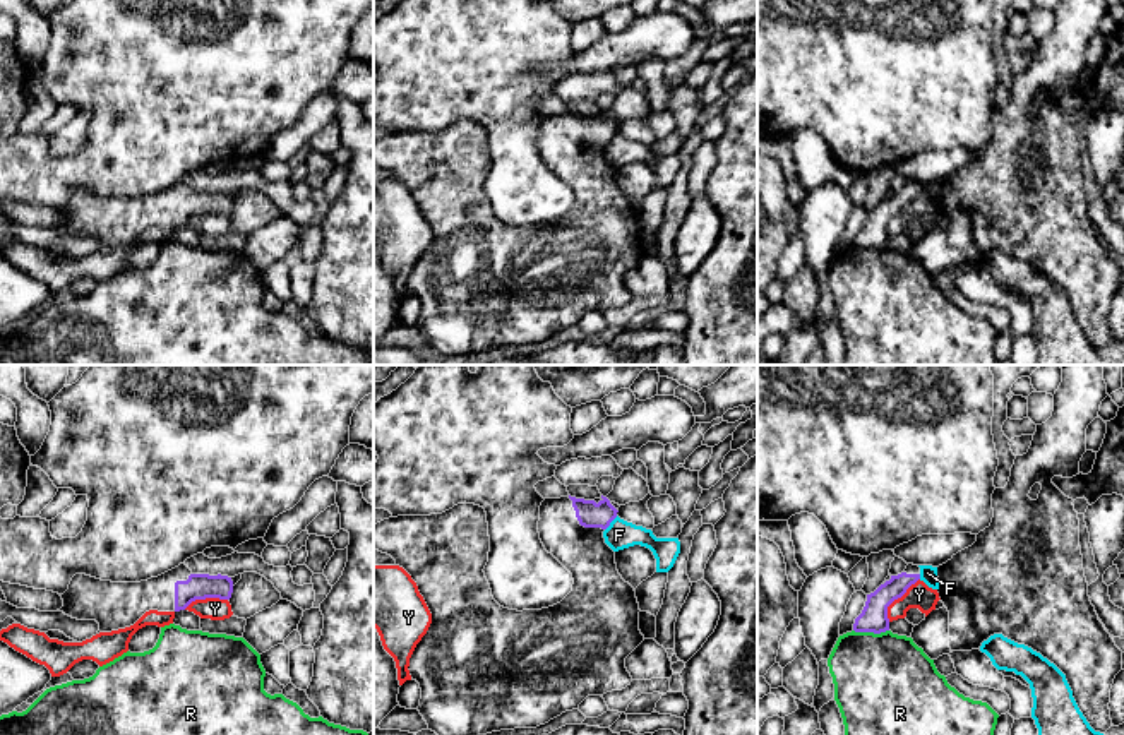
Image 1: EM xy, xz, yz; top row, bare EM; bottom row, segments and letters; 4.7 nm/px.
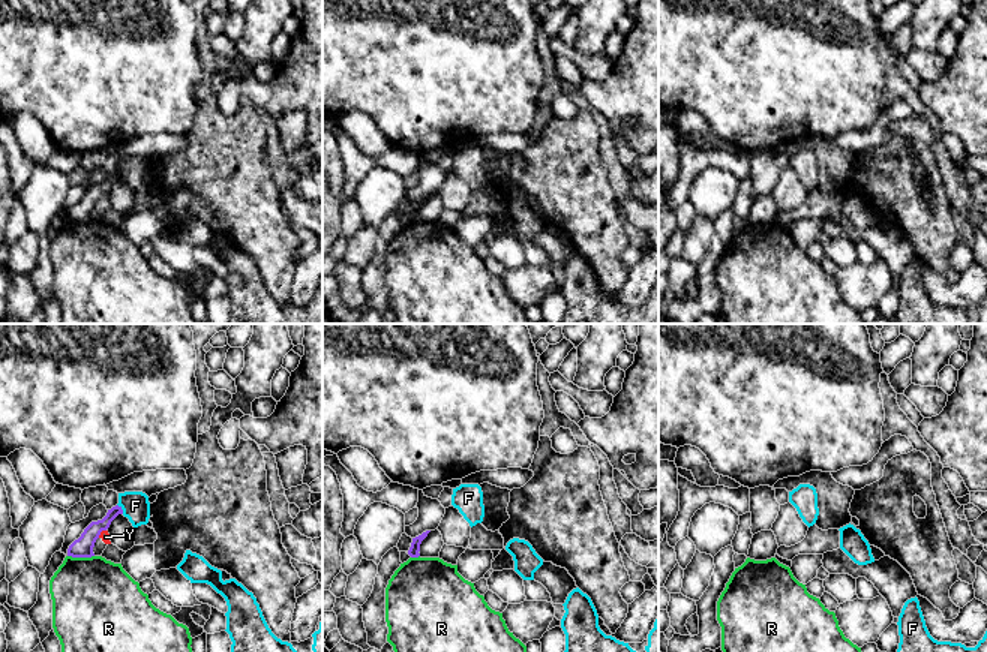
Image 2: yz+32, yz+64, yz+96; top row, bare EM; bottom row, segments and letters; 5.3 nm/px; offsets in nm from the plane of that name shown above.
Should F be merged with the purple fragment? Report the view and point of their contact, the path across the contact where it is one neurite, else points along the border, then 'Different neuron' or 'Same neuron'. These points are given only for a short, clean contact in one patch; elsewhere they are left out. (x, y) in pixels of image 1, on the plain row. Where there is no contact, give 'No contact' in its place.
Touches purple at xz (610, 137). Boundary: xz (617, 132), (605, 146). Different neuron

